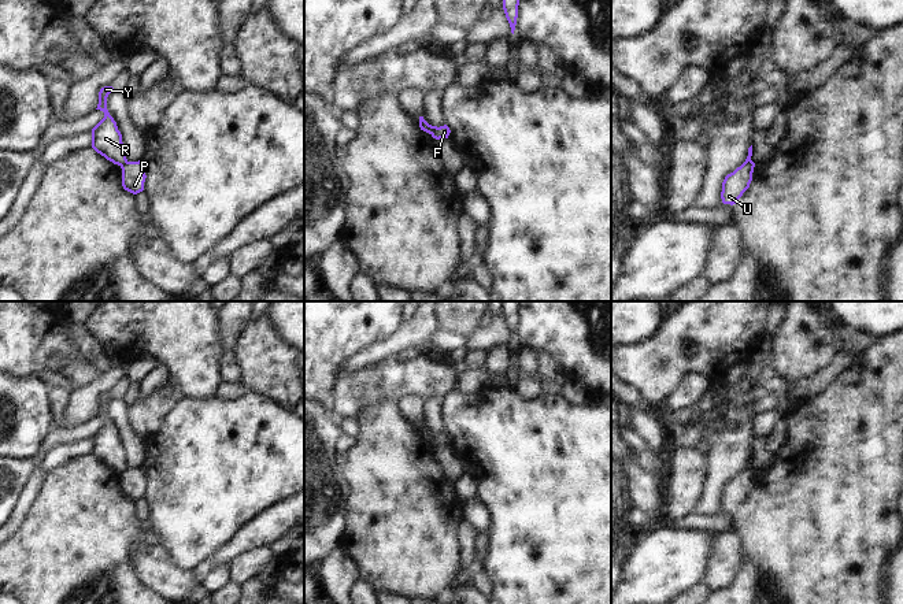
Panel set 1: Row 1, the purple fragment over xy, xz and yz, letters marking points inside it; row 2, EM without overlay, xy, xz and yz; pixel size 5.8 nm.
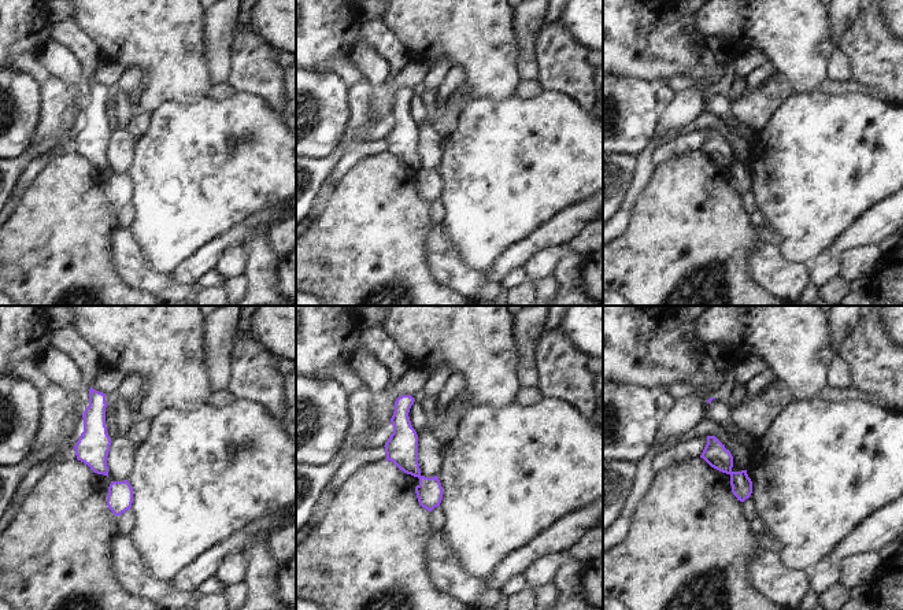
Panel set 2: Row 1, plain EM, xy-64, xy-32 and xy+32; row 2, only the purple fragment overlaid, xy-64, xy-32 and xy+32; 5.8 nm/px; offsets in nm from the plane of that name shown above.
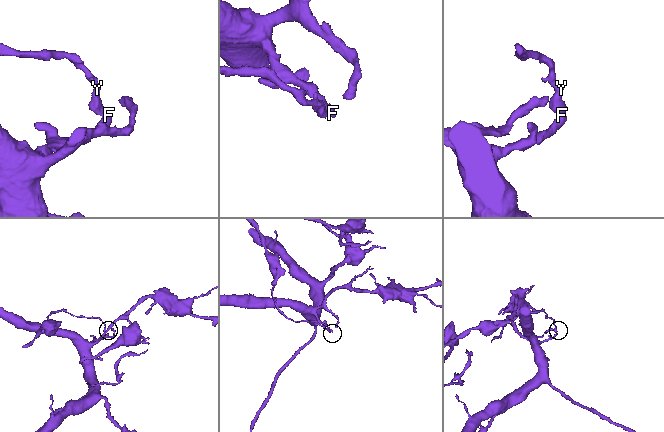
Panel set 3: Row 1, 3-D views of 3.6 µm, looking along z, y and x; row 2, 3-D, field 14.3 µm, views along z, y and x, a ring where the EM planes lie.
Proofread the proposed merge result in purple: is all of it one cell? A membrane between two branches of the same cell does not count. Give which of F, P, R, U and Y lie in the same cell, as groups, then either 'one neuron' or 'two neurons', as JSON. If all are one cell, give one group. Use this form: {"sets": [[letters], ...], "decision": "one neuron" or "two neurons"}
{"sets": [["F", "P", "U"], ["R", "Y"]], "decision": "two neurons"}

